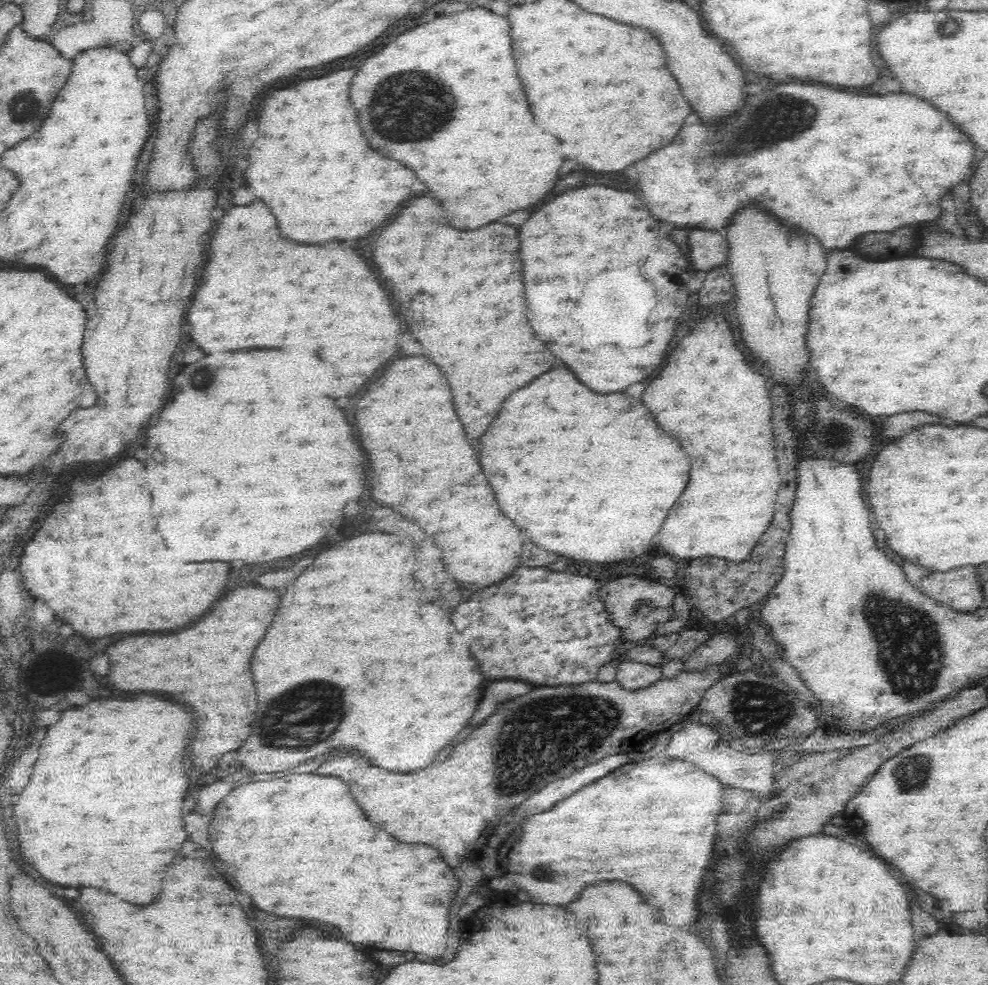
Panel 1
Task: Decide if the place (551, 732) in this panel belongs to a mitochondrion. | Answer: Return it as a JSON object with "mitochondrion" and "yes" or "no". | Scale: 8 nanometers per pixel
{"mitochondrion":"yes"}

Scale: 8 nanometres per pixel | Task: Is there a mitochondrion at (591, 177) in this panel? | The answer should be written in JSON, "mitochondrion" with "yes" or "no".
{"mitochondrion":"yes"}

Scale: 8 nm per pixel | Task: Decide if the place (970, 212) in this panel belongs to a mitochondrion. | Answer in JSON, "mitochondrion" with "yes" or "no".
{"mitochondrion":"no"}

